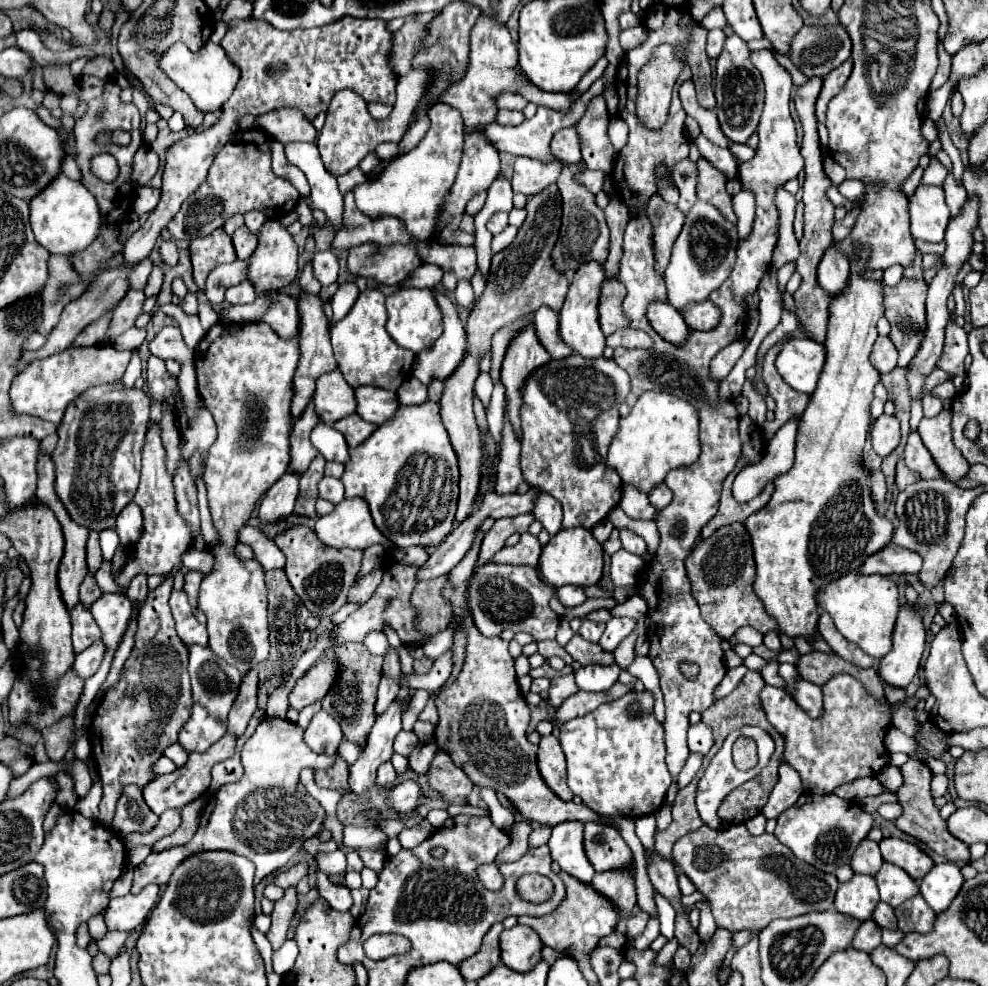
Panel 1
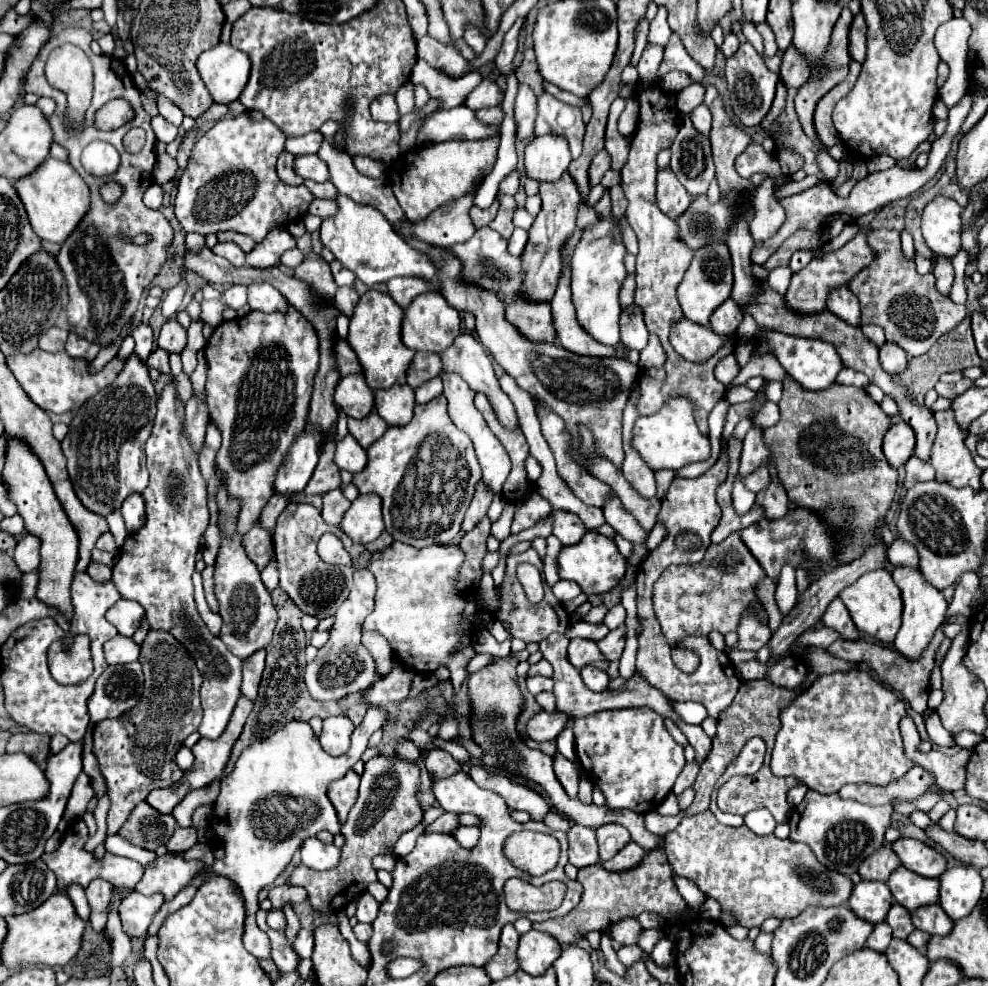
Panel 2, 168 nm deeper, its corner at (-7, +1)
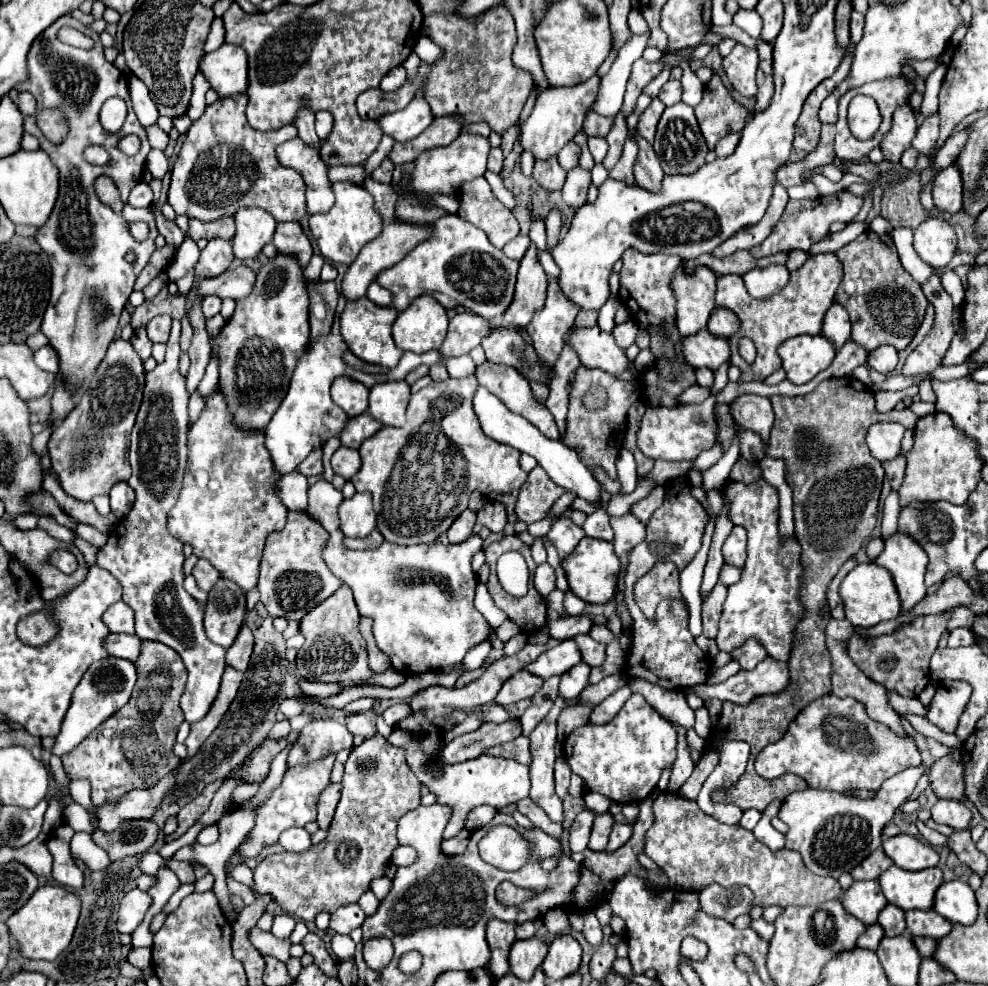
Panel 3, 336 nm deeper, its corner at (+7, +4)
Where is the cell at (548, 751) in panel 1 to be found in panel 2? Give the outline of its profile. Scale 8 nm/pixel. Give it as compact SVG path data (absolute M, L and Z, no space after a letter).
M560 753L554 755L554 773L558 777L558 781L562 783L564 791L568 793L568 797L576 797L578 793L578 779L580 779L580 765L576 765L574 761L568 761L566 757L562 757Z

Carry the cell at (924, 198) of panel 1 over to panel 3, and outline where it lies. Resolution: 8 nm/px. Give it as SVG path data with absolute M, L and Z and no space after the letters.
M928 216L914 230L914 250L926 264L944 268L956 252L956 234L944 218Z

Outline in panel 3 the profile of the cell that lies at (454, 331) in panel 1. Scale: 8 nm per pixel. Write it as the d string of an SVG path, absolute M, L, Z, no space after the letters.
M478 386L476 388L476 394L474 394L474 412L480 420L480 426L484 430L486 436L494 438L496 442L502 442L502 444L508 444L508 446L514 446L516 450L524 452L524 454L530 454L538 460L538 464L546 470L546 474L562 488L566 490L572 490L576 492L576 496L592 502L592 504L598 504L600 502L600 484L594 480L592 472L588 472L588 468L584 468L584 464L580 464L580 458L574 450L568 450L560 440L550 440L546 438L536 426L532 426L526 418L514 414L512 410L506 408L506 404L494 396L486 386Z

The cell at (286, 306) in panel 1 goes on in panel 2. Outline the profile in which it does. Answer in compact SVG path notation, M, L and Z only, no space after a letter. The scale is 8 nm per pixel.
M252 283L248 285L248 305L250 309L272 313L286 311L288 301L270 283Z

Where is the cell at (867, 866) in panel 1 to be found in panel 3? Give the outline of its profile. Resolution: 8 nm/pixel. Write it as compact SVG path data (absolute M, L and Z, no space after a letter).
M876 848L868 858L864 858L850 874L854 880L876 880L884 870L892 866L892 860L884 854L882 848Z

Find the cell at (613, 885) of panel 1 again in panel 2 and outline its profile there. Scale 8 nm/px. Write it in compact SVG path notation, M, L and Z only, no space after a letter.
M630 841L630 843L626 843L626 847L622 847L622 851L618 851L618 855L614 855L614 859L604 861L602 867L610 869L610 871L626 871L626 869L636 867L642 861L642 857L644 857L642 847L638 847L638 843L634 843L634 841Z

